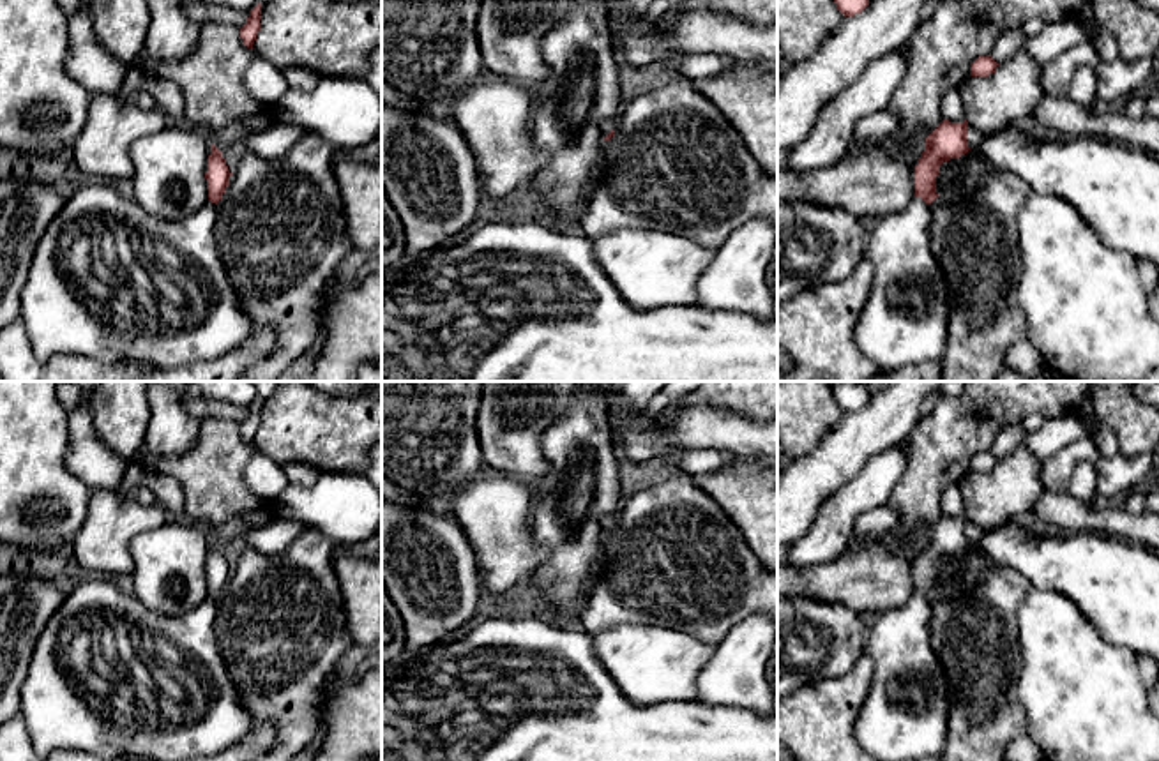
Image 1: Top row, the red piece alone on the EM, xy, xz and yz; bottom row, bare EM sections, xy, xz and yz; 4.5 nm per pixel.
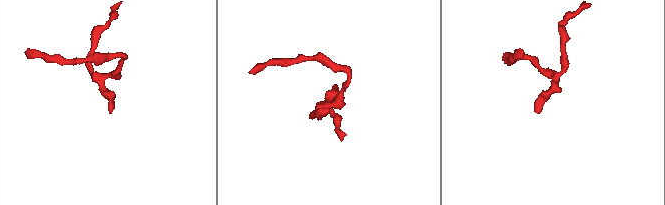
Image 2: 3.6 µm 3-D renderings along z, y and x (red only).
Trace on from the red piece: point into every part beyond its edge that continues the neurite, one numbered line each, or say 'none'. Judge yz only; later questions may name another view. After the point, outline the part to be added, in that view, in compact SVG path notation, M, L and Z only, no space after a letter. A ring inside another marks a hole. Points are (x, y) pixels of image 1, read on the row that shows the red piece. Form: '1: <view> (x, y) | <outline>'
1: yz (905, 320) | M920 198L899 214L880 217L866 233L864 256L873 263L867 302L855 321L855 343L883 373L943 358L951 297L943 270L929 244L931 207Z

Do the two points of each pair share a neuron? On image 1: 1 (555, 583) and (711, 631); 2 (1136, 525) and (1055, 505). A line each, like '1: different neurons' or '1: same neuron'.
1: different neurons
2: same neuron

